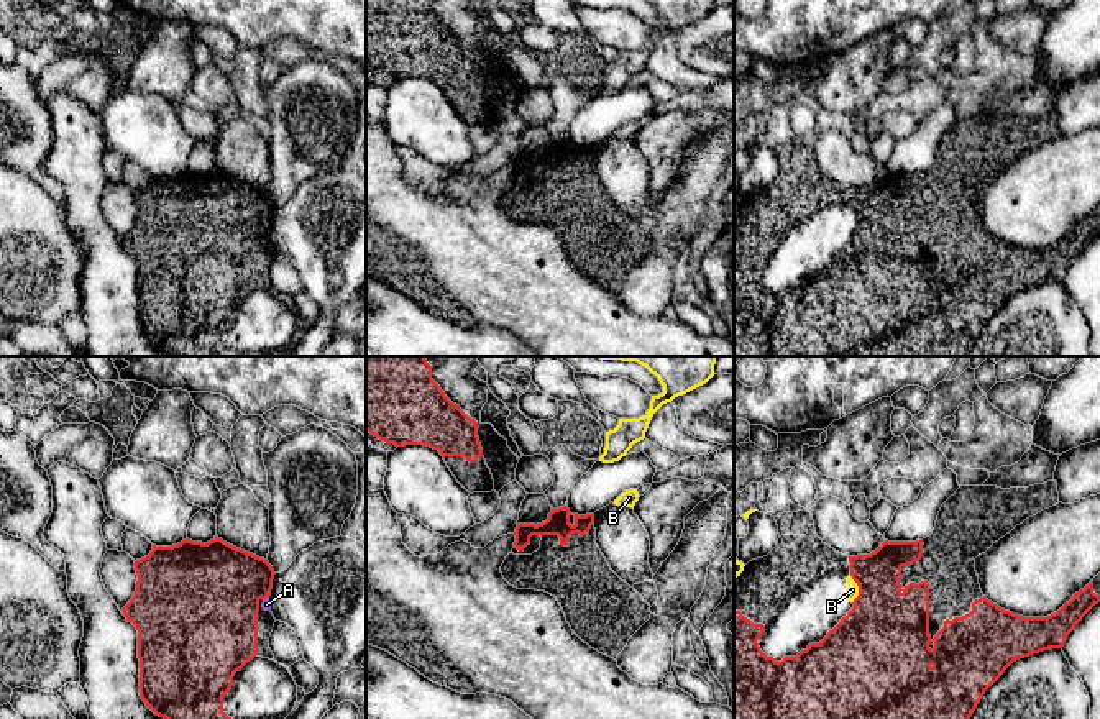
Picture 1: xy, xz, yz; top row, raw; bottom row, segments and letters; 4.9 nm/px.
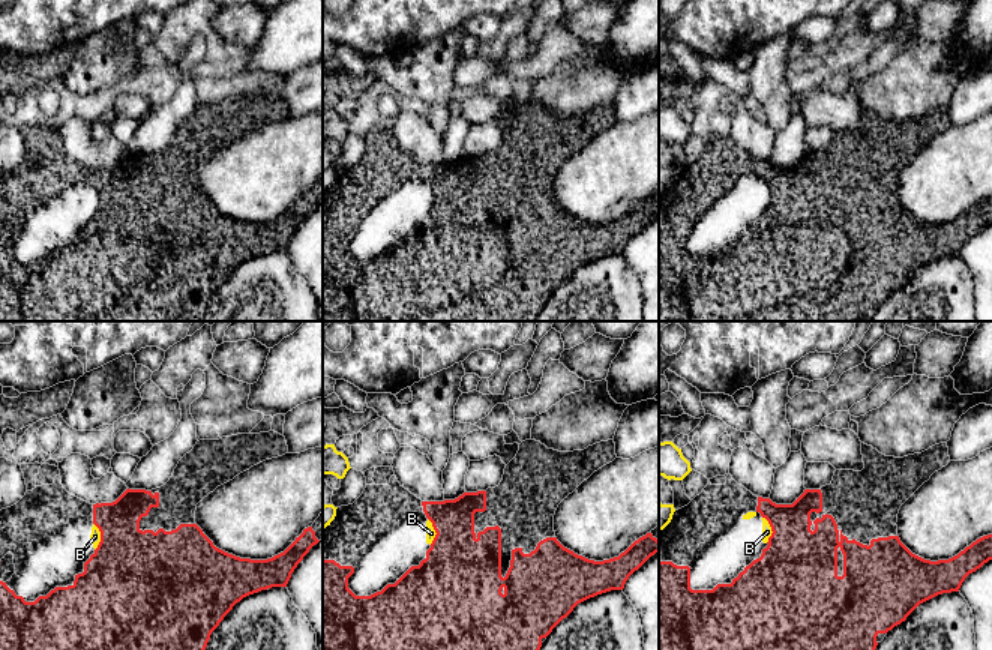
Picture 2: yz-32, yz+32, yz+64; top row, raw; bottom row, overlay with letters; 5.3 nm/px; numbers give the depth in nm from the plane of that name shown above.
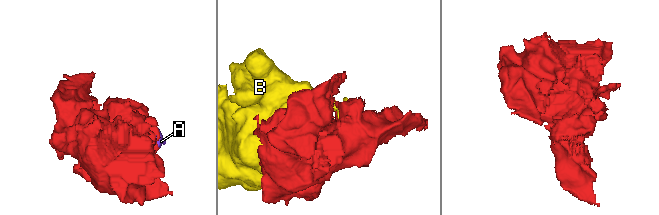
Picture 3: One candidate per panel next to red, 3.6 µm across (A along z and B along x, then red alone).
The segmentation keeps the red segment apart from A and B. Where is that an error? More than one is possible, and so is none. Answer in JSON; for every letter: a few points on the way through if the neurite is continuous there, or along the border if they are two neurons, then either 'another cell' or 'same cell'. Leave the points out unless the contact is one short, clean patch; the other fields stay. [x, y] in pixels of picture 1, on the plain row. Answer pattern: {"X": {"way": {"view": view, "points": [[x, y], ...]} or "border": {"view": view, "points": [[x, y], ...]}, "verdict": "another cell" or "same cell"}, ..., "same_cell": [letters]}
{"A": {"verdict": "another cell"}, "B": {"verdict": "another cell"}, "same_cell": []}

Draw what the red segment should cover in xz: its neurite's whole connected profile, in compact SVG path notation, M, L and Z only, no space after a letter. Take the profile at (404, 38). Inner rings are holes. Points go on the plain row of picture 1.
M366 0L366 62L396 79L438 82L470 125L494 123L478 54L432 11L432 0Z

